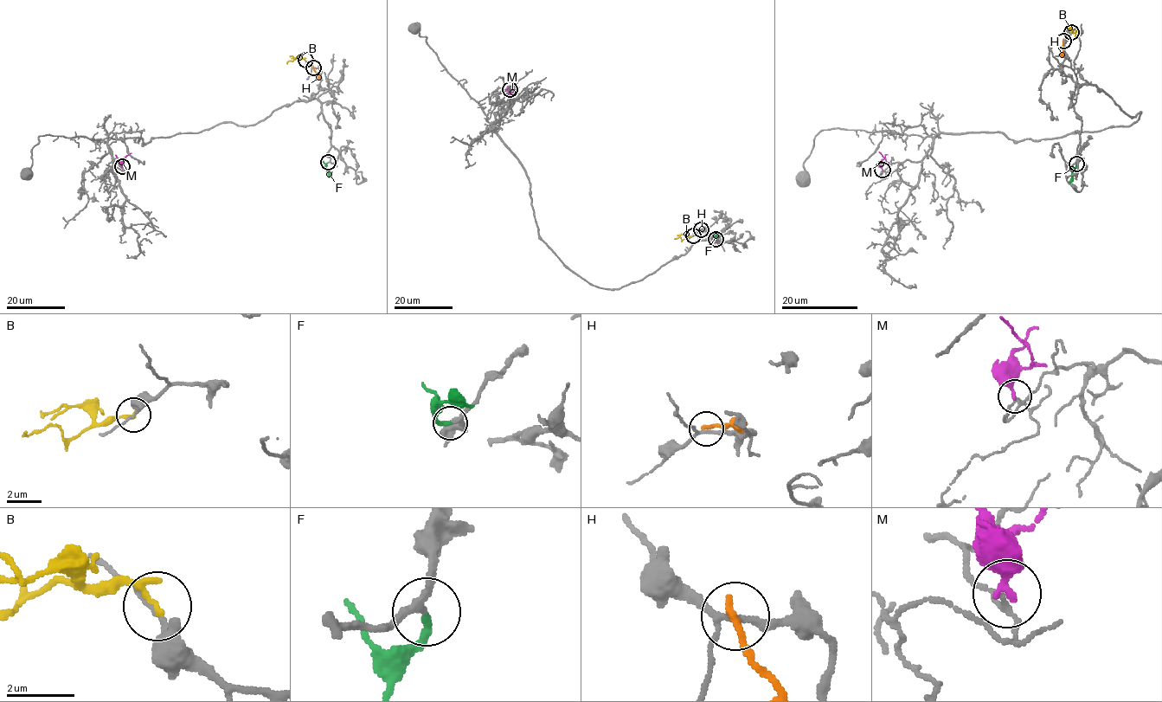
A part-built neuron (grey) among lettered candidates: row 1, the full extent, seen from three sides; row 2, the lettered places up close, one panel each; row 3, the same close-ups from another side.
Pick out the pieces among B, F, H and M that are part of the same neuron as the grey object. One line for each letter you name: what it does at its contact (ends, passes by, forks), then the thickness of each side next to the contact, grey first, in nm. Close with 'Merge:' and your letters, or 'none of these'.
F: it ends | 180/200 nm
Merge: F

